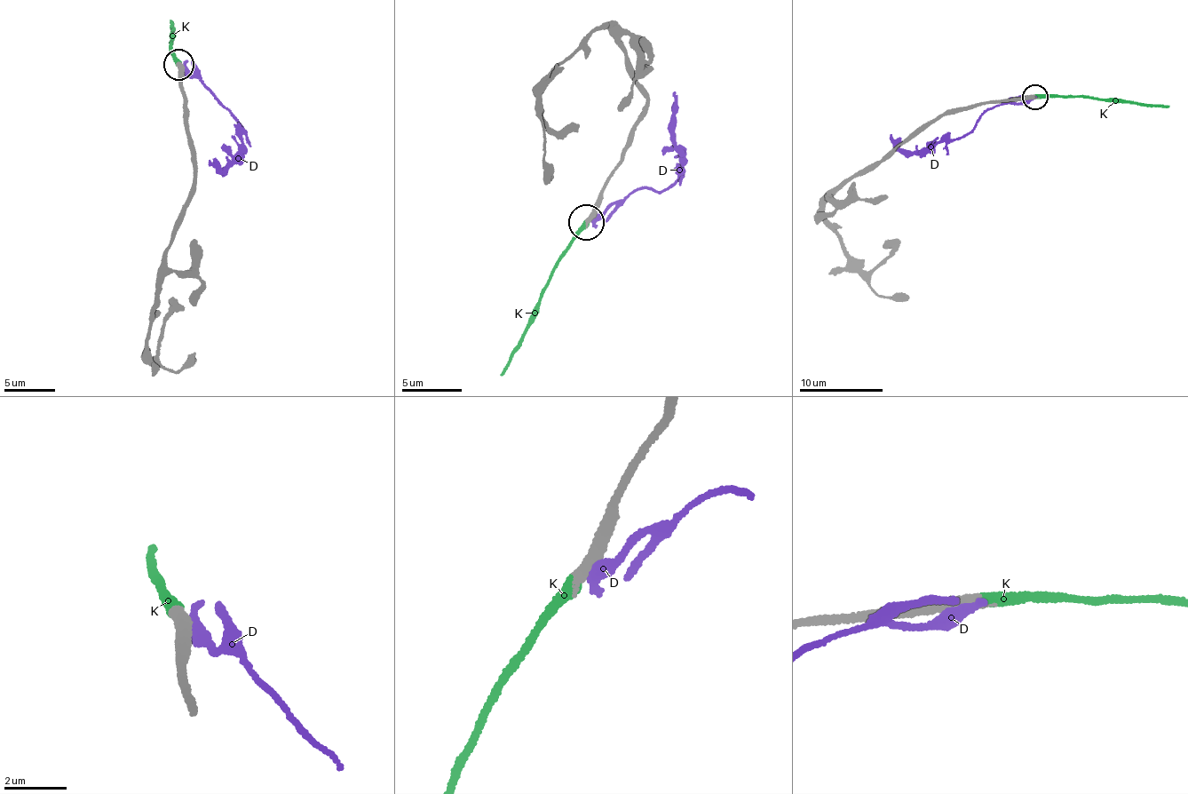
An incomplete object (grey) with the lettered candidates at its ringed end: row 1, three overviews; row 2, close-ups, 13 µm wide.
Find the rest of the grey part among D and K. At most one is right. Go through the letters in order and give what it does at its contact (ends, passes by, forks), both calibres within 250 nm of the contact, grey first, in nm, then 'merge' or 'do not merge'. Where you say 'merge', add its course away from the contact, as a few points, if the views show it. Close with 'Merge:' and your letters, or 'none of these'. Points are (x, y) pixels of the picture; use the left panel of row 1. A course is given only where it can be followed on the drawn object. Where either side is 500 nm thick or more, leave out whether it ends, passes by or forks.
D: calibres 550 and 550 nm; do not merge
K: it ends; calibres 440 and 400 nm; merge; course (178, 66), (171, 44), (176, 35), (170, 21)
Merge: K

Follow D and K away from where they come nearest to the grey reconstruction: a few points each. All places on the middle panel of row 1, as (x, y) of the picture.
D: (592, 218), (637, 191), (657, 192), (676, 181), (680, 154), (674, 134), (676, 91)
K: (587, 220), (554, 271), (538, 315), (500, 376)

